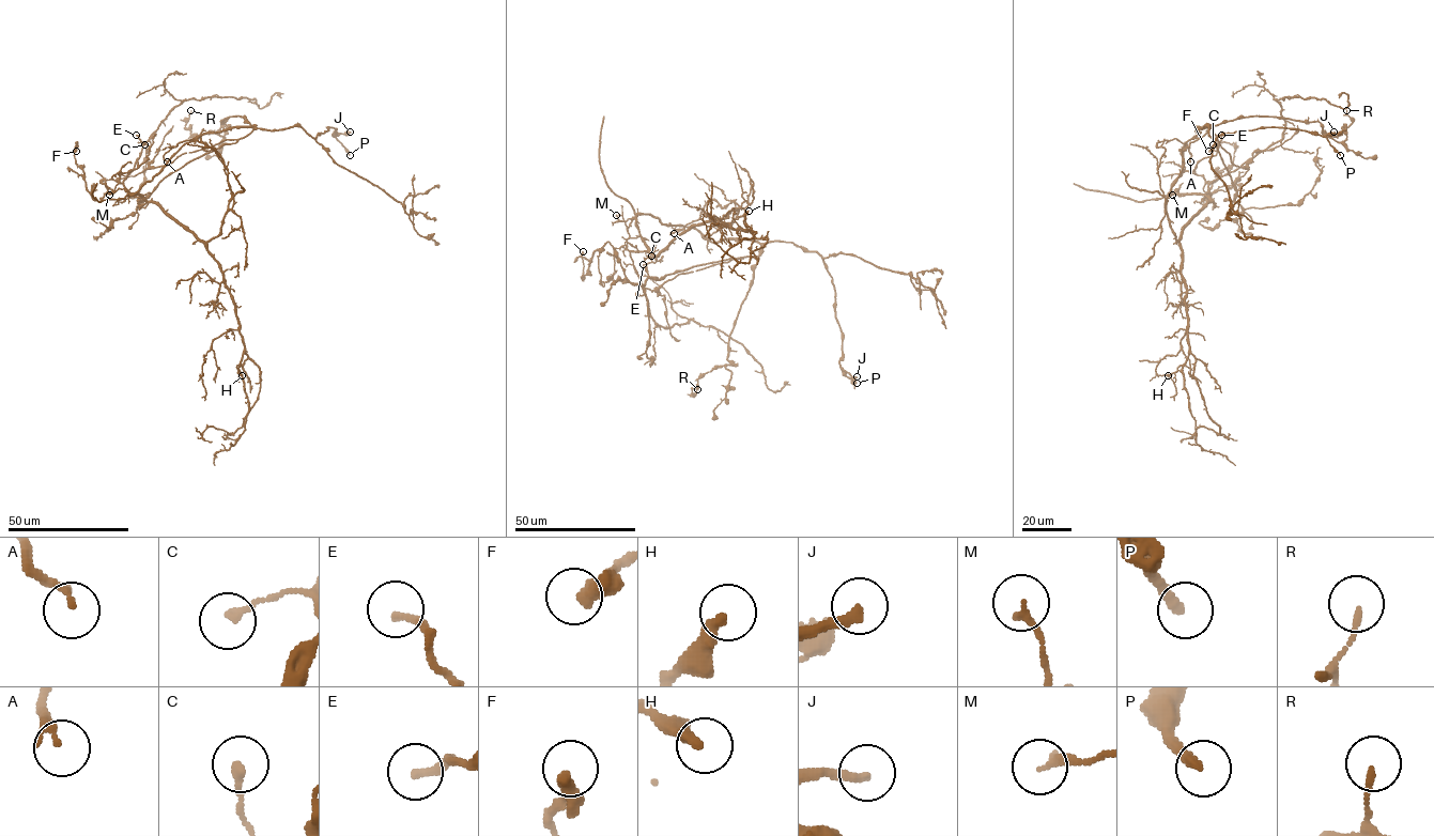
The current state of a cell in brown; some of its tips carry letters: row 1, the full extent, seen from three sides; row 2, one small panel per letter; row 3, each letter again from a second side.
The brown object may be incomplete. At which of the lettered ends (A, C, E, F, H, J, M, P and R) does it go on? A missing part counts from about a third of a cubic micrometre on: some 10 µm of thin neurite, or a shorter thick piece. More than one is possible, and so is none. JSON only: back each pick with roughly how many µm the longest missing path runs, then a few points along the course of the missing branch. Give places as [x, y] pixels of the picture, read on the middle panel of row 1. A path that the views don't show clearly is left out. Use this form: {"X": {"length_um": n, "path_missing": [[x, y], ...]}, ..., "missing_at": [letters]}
{"J": {"length_um": 35}, "P": {"length_um": 25}, "missing_at": ["J", "P"]}

